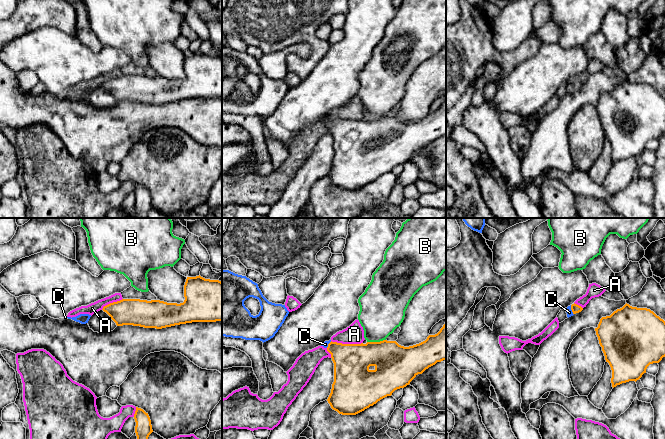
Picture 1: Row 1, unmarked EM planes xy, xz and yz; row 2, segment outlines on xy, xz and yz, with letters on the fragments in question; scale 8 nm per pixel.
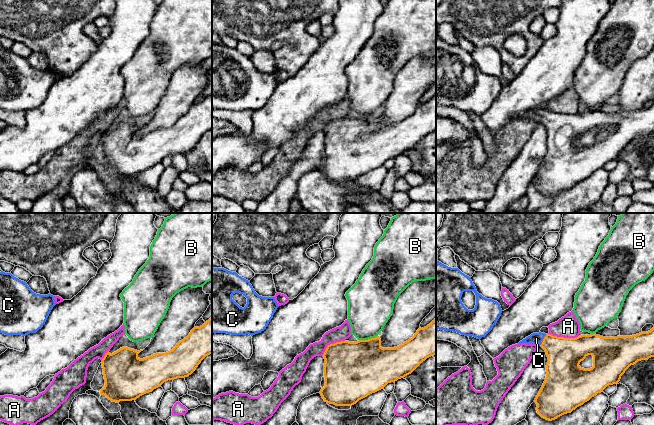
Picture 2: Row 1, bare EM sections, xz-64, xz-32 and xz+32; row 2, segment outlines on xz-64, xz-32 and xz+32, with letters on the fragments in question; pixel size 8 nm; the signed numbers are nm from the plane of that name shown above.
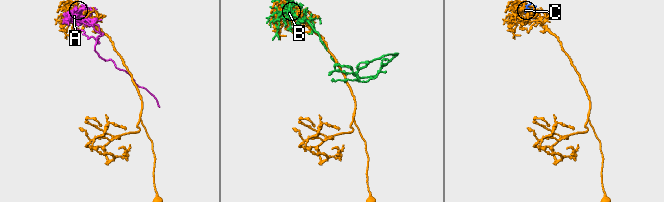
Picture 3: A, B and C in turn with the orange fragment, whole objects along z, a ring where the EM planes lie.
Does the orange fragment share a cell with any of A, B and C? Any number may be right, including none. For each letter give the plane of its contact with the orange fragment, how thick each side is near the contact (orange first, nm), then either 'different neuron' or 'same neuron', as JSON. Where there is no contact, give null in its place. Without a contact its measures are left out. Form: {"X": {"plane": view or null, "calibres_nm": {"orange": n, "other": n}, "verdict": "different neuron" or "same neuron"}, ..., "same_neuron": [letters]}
{"A": {"plane": "xz", "calibres_nm": {"orange": 280, "other": 160}, "verdict": "different neuron"}, "B": {"plane": "xz", "calibres_nm": {"orange": 340, "other": 360}, "verdict": "different neuron"}, "C": {"plane": "yz", "calibres_nm": {"orange": 70, "other": 50}, "verdict": "same neuron"}, "same_neuron": ["C"]}

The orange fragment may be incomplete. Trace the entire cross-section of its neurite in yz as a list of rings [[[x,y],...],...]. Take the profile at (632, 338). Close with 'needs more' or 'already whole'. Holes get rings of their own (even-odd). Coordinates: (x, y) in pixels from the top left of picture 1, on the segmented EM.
[[[626,303],[610,316],[602,317],[595,331],[605,360],[612,370],[613,388],[629,381],[636,382],[650,364],[659,363],[665,357],[665,321],[650,309],[632,307]]] | already whole

